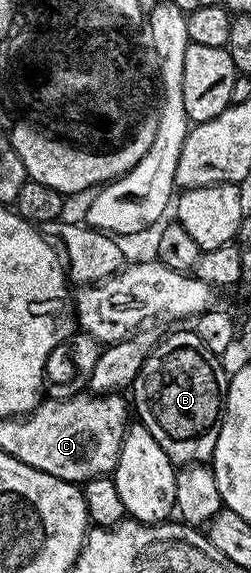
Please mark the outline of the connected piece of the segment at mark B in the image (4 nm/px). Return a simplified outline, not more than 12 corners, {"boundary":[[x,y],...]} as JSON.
{"boundary":[[196,331],[158,341],[132,384],[175,466],[213,457],[228,375]]}

